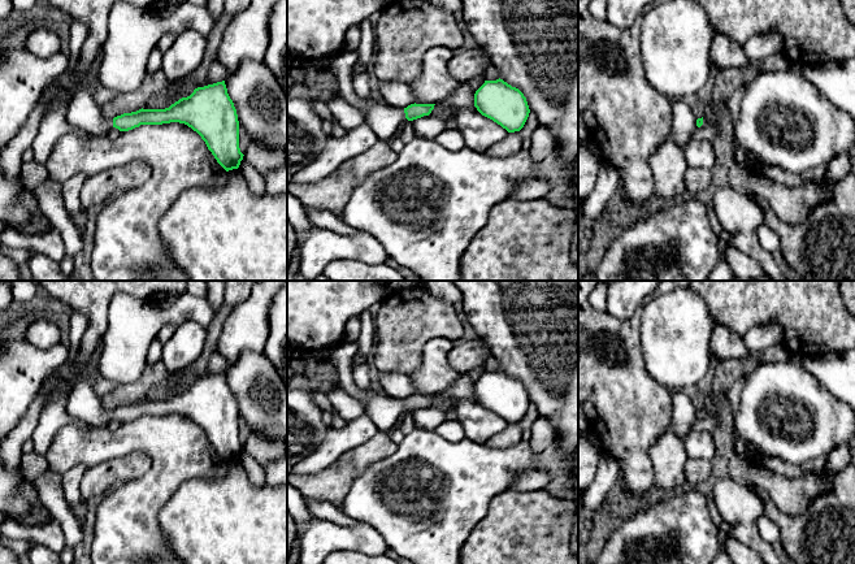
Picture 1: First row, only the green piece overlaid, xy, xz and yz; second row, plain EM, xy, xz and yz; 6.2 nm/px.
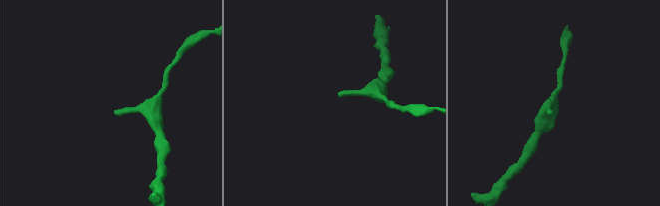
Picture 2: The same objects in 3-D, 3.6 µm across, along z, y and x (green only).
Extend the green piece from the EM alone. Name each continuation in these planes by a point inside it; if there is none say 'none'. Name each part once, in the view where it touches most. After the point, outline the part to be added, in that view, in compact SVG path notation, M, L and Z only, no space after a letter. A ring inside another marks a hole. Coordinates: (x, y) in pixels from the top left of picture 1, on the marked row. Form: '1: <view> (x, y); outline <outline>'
1: xz (383, 118); outline M342 51L330 58L326 73L337 81L338 94L364 113L364 121L370 125L374 138L389 142L405 118L404 108L376 103L370 97L360 99L352 87L352 69L357 61L357 51Z

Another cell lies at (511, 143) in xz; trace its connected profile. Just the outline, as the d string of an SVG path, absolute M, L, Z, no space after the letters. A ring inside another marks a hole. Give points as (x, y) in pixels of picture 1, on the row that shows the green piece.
M518 131L509 133L503 140L491 146L486 153L494 157L505 157L521 149L521 135Z

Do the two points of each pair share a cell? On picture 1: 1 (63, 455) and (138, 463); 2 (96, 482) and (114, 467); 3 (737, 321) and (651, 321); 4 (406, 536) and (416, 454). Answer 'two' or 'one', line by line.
1: two
2: one
3: two
4: one

